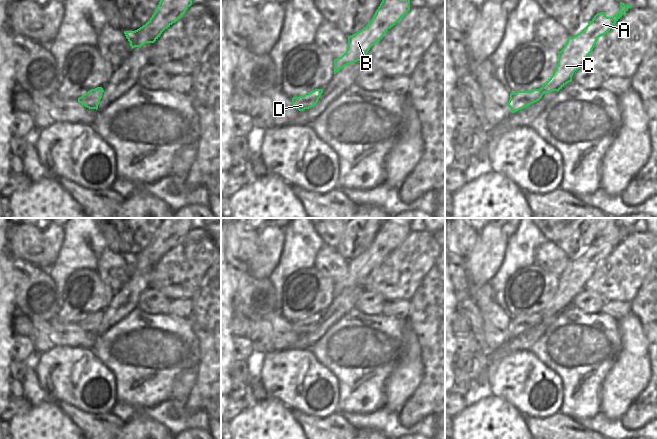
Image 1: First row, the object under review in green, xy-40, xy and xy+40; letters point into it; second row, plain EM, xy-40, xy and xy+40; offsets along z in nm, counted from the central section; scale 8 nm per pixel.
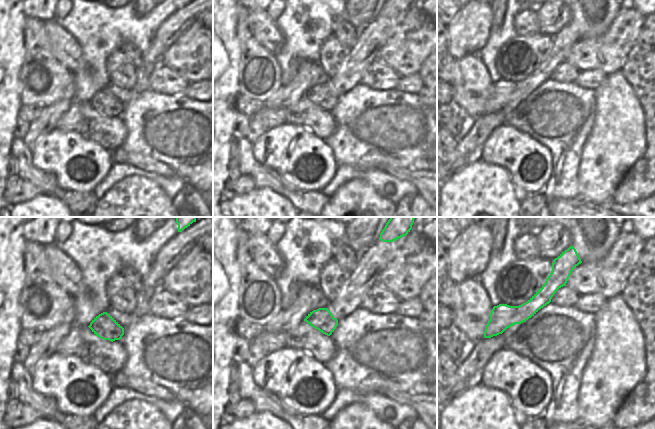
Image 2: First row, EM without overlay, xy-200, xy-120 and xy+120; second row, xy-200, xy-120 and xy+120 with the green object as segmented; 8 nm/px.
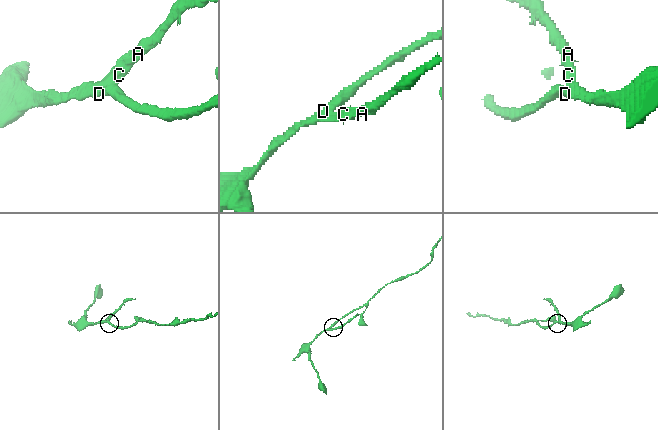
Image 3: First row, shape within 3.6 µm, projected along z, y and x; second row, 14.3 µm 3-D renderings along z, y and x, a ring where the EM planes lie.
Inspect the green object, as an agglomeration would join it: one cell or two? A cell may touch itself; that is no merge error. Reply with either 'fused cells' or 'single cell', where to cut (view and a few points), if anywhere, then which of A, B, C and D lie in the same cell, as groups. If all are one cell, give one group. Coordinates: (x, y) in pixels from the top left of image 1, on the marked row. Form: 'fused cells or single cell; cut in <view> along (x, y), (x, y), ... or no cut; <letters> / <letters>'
fused cells; cut in xy+40 along (539, 89), (543, 93); A B C / D

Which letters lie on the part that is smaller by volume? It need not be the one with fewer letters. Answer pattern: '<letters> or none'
A, B, C

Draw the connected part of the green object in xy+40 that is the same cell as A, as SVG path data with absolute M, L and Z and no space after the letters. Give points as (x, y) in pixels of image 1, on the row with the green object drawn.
M620 2L620 10L613 17L607 17L604 12L597 13L583 31L569 37L558 53L556 70L540 90L543 93L558 92L571 82L574 72L585 65L585 60L592 52L598 38L608 33L631 7L632 5Z

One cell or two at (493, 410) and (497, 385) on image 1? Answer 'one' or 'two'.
two

